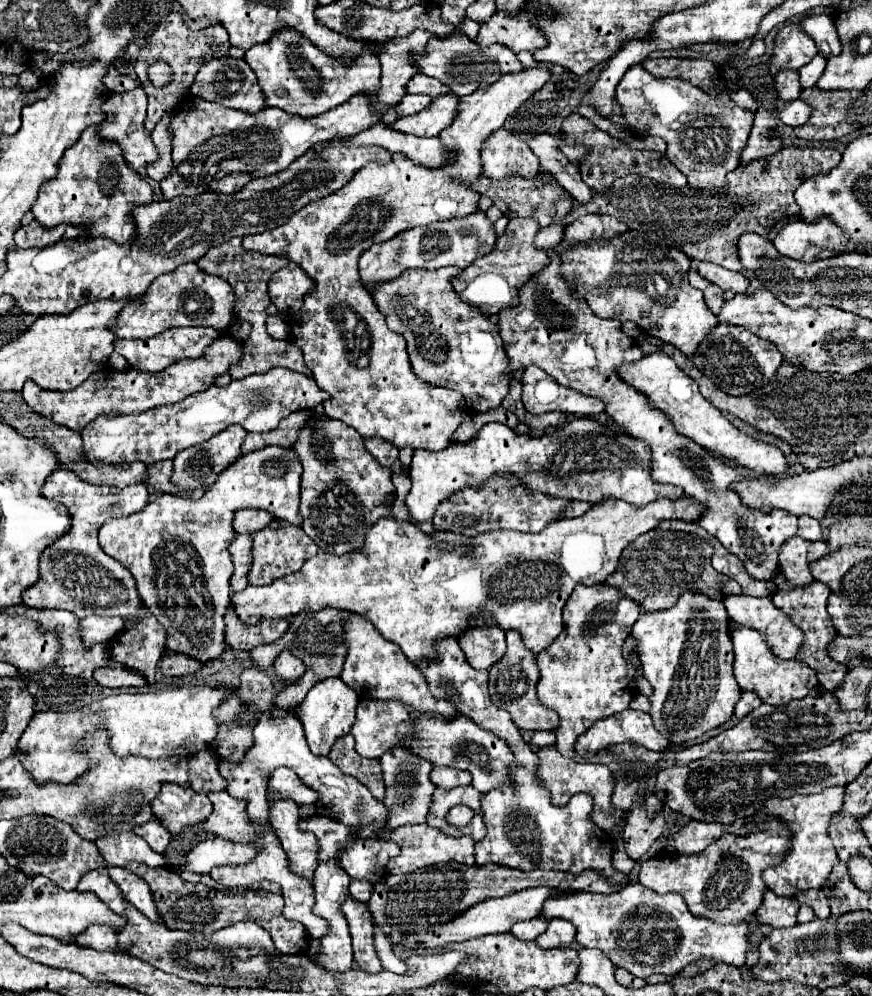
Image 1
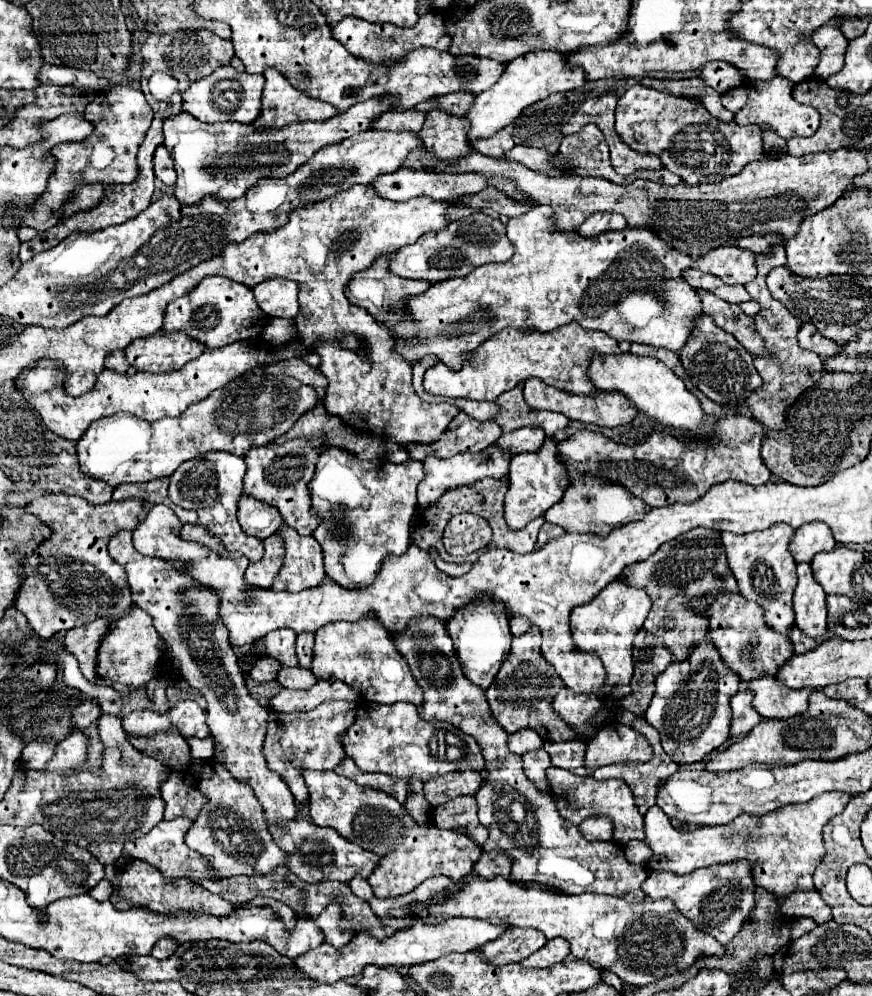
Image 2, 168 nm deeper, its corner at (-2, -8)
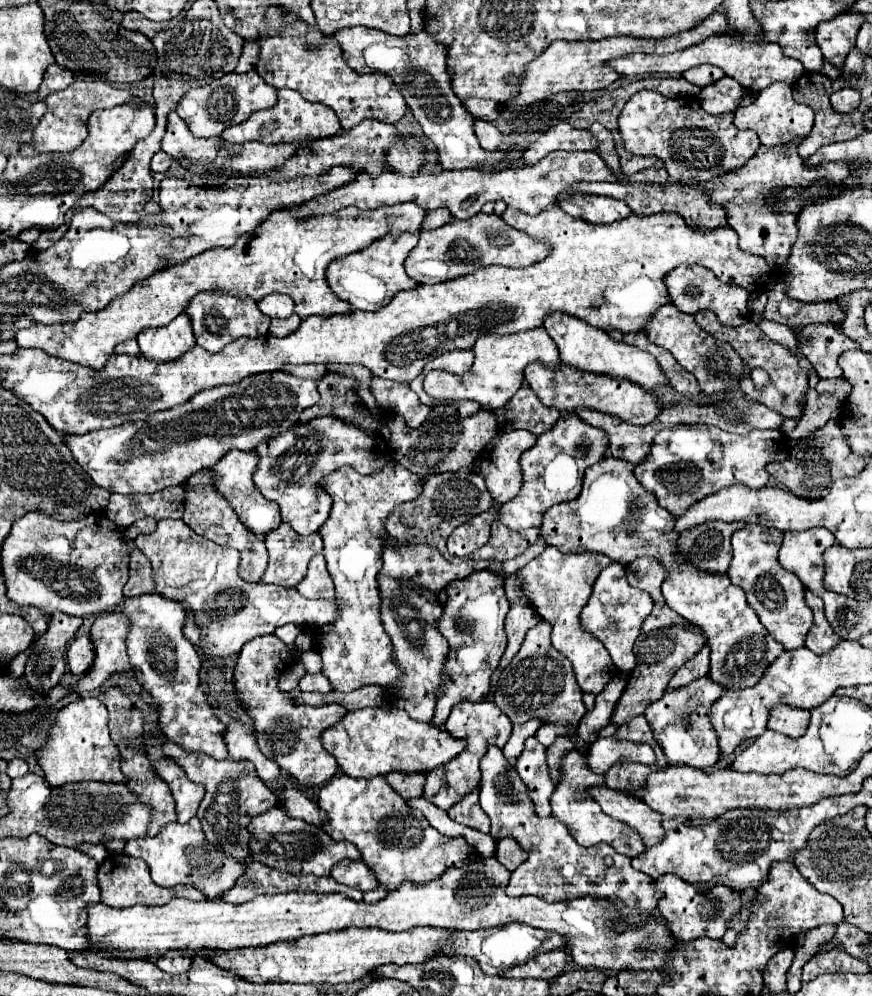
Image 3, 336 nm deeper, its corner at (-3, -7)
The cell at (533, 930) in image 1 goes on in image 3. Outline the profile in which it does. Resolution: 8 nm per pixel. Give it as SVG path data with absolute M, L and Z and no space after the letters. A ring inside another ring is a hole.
M504 925L504 927L492 927L492 929L478 929L478 931L454 931L450 937L448 947L444 947L444 955L464 955L472 957L480 963L480 969L486 975L502 975L514 965L522 965L530 959L534 959L540 953L548 953L554 949L566 949L564 937L552 933L552 931L542 931L536 927L528 925Z

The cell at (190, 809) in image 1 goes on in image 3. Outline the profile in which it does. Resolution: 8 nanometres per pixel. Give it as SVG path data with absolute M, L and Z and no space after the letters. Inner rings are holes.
M162 757L160 761L156 761L154 769L168 783L168 787L172 791L172 797L176 801L176 817L178 817L178 821L188 823L196 815L196 809L198 809L198 805L200 805L200 801L204 797L204 787L192 783L186 777L184 769L174 759Z

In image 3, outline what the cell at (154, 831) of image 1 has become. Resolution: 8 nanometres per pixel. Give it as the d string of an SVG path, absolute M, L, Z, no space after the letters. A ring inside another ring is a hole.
M194 817L188 823L168 823L160 829L154 837L142 837L142 839L130 839L126 841L124 853L130 857L140 857L150 867L152 881L160 887L176 887L176 885L192 885L198 887L208 899L222 897L226 889L230 889L236 879L244 873L246 863L234 861L218 847L212 847L212 843L206 841L200 821Z

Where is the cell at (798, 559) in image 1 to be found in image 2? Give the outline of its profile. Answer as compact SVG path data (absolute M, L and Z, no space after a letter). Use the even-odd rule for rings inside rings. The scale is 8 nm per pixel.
M797 564L799 584L793 594L795 622L797 628L813 640L821 640L827 630L827 610L825 610L825 592L815 582L811 564Z

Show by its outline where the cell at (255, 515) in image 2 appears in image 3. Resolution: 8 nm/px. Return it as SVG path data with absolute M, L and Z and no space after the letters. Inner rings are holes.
M230 451L214 467L216 469L214 471L216 473L214 485L228 499L228 503L232 505L232 509L236 511L236 515L244 523L244 527L248 527L256 535L268 535L270 531L274 531L282 523L282 519L280 519L280 511L278 511L276 503L272 503L266 497L262 497L262 493L252 483L252 473L256 469L256 463L258 463L258 457L256 457L254 451L248 451L248 453Z

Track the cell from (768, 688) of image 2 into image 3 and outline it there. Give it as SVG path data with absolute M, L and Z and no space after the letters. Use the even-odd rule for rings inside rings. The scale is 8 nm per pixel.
M776 705L776 707L772 707L770 719L768 719L768 729L774 729L788 737L800 737L800 735L804 735L808 721L810 721L810 711L798 709L798 707L788 707L788 705Z

